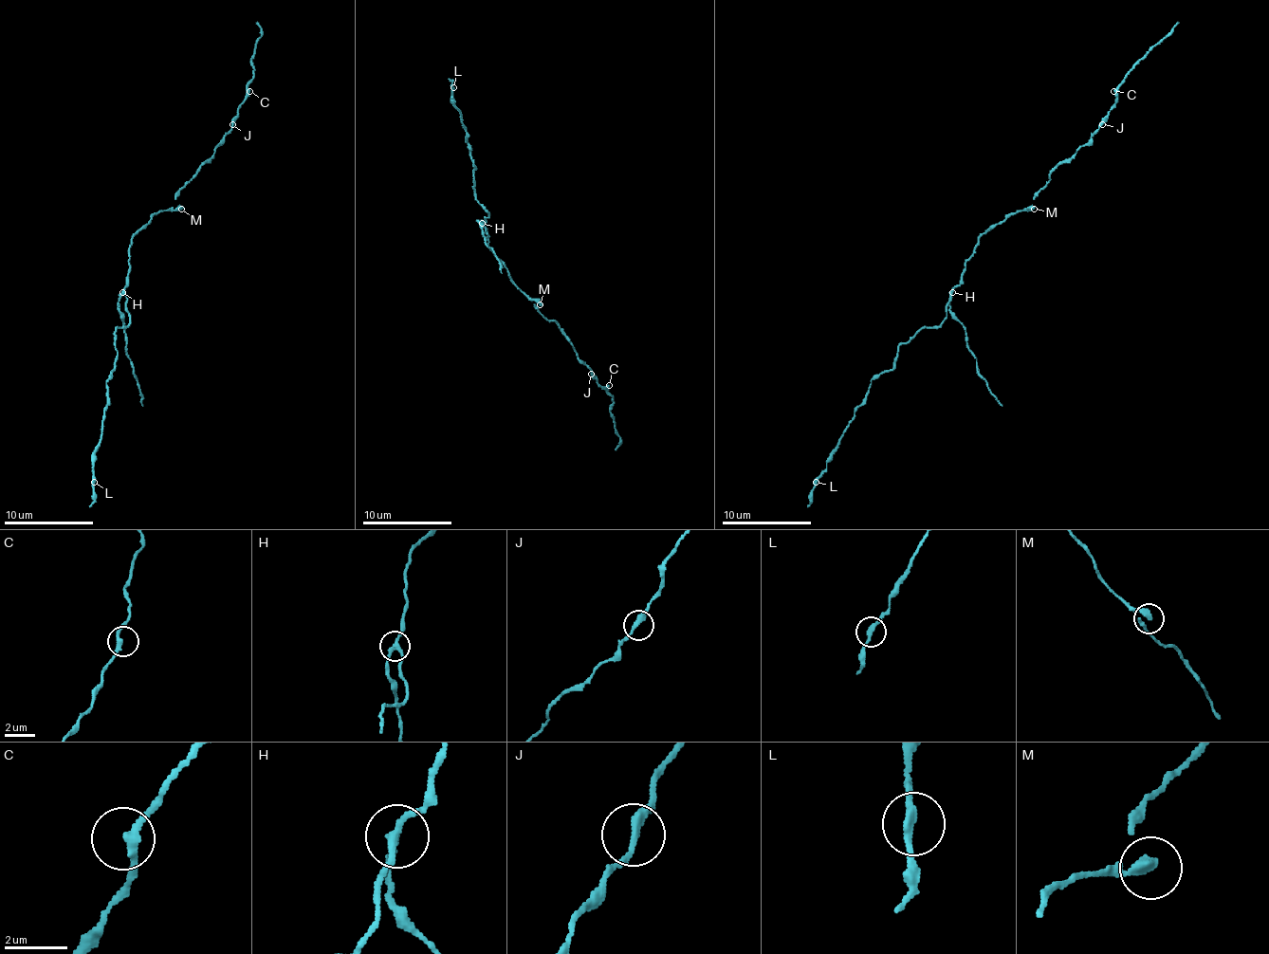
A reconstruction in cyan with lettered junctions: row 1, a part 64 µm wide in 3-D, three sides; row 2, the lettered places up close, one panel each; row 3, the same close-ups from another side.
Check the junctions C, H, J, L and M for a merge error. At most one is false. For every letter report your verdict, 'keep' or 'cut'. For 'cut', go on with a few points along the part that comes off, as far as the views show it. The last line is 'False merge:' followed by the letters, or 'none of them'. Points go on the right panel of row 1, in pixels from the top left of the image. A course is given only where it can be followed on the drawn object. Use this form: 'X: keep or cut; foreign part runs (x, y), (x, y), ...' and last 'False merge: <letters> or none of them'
C: keep
H: cut; foreign part runs (951, 293), (949, 313), (965, 328), (966, 349), (976, 359), (978, 373), (989, 393), (1002, 406)
J: keep
L: keep
M: keep
False merge: H

